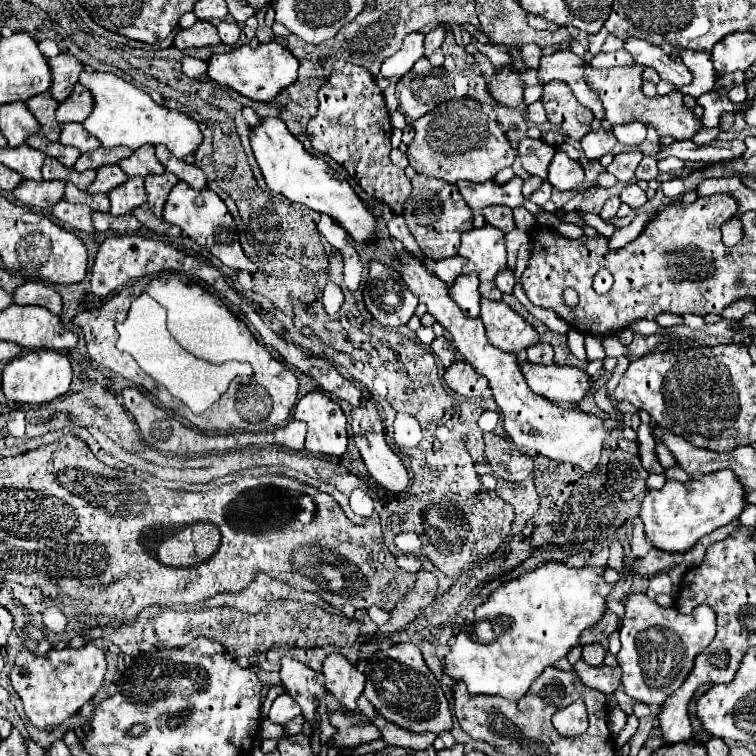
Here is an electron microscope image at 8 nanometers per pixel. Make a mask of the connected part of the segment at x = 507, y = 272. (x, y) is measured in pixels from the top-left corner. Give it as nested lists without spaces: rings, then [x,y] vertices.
[[[504,267],[504,269],[496,275],[496,285],[498,285],[498,289],[500,289],[504,295],[510,295],[510,293],[512,293],[512,287],[514,287],[514,269]]]

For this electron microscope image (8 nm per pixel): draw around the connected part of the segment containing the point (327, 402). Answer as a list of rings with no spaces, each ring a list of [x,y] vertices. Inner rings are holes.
[[[308,393],[294,407],[294,419],[308,425],[306,451],[340,457],[346,451],[346,417],[336,401],[324,393]]]

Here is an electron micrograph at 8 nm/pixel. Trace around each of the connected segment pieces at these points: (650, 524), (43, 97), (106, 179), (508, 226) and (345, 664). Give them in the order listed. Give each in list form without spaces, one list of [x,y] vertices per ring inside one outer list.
[[[724,469],[710,475],[700,475],[688,483],[666,481],[658,491],[648,489],[642,501],[640,519],[644,523],[646,539],[660,551],[686,553],[696,541],[718,527],[734,521],[744,509],[744,487],[738,483],[732,471]]]
[[[40,93],[36,97],[32,97],[28,103],[28,109],[32,109],[34,117],[38,119],[40,127],[42,127],[42,133],[50,139],[50,141],[58,141],[60,139],[60,125],[56,123],[54,119],[54,111],[56,111],[56,105],[60,105],[58,101],[54,101],[52,93]]]
[[[106,165],[98,169],[96,181],[88,187],[88,193],[110,193],[114,187],[122,185],[128,181],[128,175],[118,167],[118,165]]]
[[[492,205],[492,207],[484,209],[484,219],[486,219],[490,225],[502,229],[504,233],[508,233],[508,231],[514,229],[514,219],[512,219],[512,209],[510,209],[510,207]]]
[[[330,653],[324,659],[322,667],[326,689],[340,701],[340,705],[348,711],[356,709],[356,699],[364,691],[364,675],[358,671],[342,653]]]

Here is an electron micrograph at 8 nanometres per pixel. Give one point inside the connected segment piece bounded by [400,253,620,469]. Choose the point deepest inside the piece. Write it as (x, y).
(533, 423)

